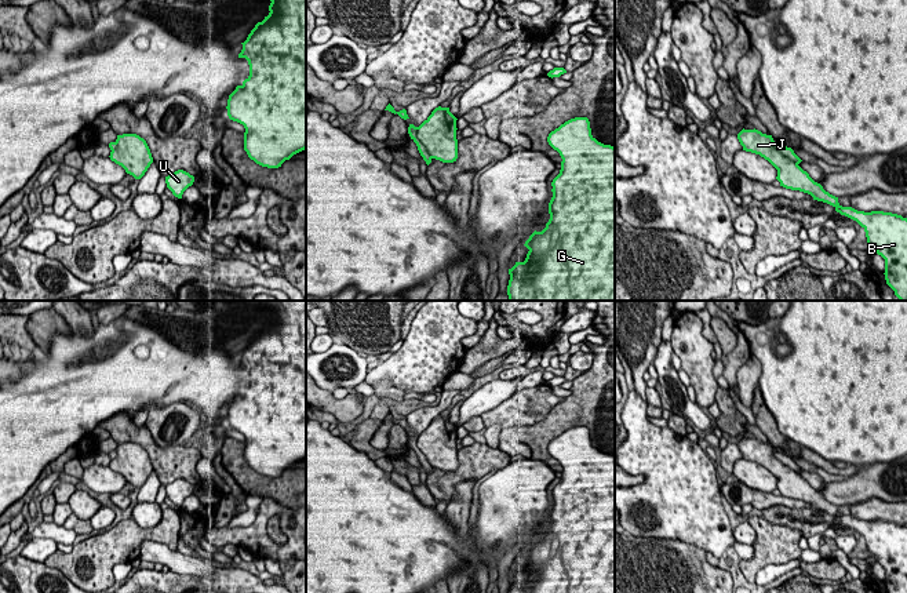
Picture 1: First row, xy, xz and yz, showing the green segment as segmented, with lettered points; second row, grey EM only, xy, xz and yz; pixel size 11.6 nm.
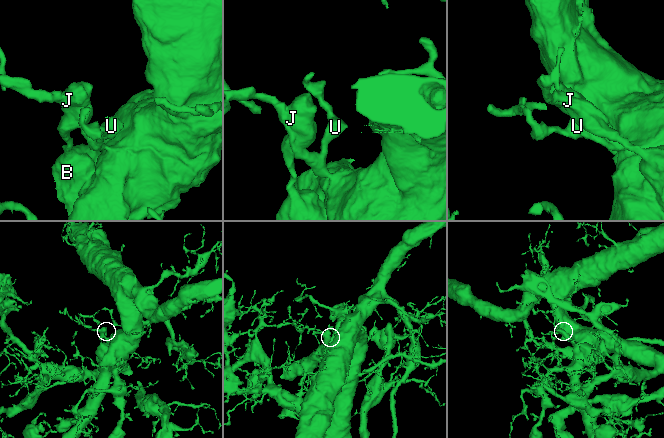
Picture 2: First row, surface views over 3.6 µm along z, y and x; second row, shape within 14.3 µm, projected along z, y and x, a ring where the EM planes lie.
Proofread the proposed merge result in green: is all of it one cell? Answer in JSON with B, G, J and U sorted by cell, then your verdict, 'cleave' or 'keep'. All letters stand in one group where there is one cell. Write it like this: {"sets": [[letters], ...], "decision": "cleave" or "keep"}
{"sets": [["B", "G", "J", "U"]], "decision": "keep"}

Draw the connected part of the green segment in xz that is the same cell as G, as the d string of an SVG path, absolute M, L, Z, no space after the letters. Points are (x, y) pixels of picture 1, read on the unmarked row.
M575 426L565 430L549 443L547 451L562 468L560 483L551 491L553 506L549 512L550 528L542 541L535 539L525 550L524 554L529 560L524 571L516 571L516 574L509 578L509 593L615 593L615 456L598 451L591 444L590 430L587 426Z

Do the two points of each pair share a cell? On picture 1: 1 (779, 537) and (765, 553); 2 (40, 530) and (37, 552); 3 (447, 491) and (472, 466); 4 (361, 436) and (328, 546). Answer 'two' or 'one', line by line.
1: one
2: two
3: one
4: two

